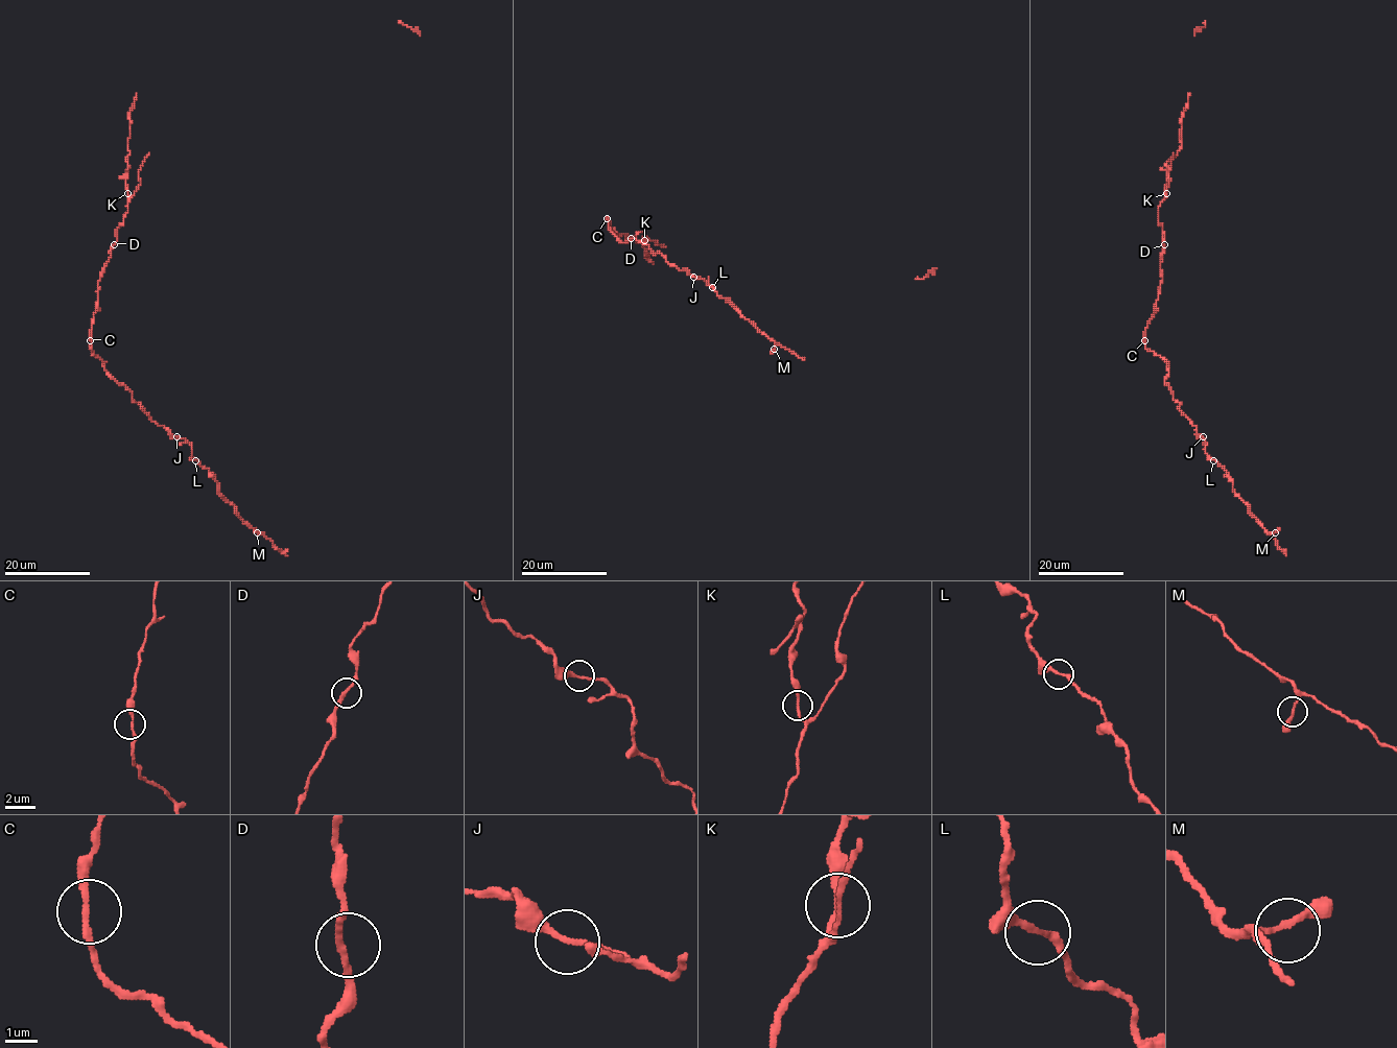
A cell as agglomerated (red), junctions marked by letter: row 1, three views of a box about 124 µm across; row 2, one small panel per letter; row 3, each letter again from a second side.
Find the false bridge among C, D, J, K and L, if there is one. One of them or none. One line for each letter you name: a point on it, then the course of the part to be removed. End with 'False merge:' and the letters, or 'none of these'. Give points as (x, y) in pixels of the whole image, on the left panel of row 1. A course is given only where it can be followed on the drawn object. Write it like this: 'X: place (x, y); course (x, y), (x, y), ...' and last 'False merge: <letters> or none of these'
False merge: none of these

